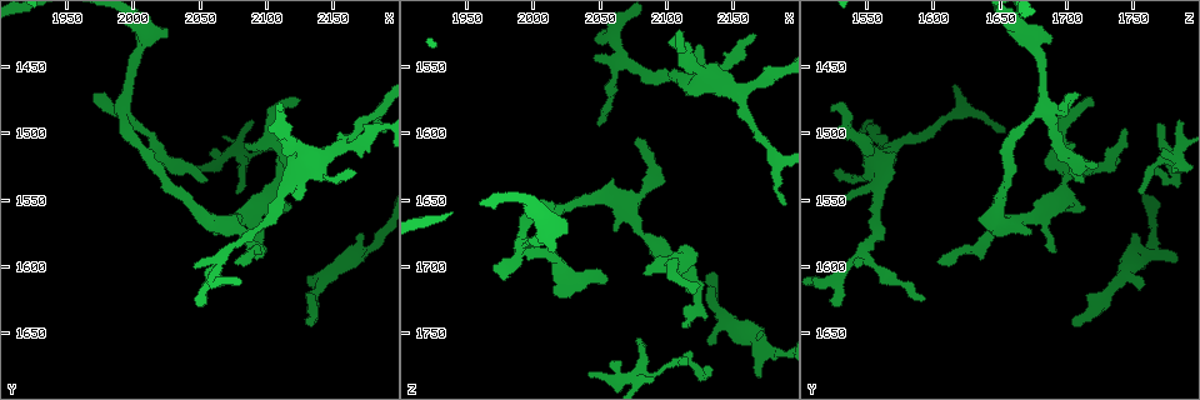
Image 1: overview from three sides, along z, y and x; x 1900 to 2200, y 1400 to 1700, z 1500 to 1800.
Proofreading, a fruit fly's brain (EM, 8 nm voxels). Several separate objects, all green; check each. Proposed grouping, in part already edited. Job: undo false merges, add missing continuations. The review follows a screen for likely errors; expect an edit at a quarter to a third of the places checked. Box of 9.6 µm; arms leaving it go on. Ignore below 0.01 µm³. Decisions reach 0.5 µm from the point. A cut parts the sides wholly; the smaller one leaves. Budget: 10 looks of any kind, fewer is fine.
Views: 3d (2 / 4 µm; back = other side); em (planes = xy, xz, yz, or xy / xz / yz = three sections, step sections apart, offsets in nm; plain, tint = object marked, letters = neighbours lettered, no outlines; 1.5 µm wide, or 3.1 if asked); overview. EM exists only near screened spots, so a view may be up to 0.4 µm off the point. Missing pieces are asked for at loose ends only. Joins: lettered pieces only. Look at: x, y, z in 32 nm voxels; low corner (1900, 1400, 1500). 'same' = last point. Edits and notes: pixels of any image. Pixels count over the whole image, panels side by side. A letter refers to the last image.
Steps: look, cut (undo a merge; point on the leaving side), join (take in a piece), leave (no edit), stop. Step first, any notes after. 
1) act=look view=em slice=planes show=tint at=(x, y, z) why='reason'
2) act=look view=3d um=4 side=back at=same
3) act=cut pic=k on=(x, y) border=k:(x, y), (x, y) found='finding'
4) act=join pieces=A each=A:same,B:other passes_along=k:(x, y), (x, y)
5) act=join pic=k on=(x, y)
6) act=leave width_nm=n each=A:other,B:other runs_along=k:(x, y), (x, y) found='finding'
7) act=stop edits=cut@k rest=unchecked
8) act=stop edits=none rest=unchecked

act=look view=em slice=planes show=letters at=(2050, 1630, 1528)

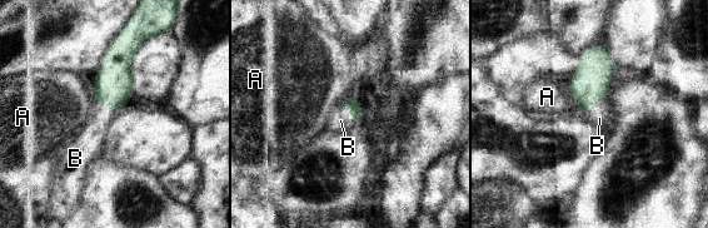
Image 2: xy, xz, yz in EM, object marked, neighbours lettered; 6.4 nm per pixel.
act=join pieces=B longest_contact=B:180nm each=A:other,B:same found='the neuron continues'

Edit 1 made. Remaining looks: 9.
act=look view=overview

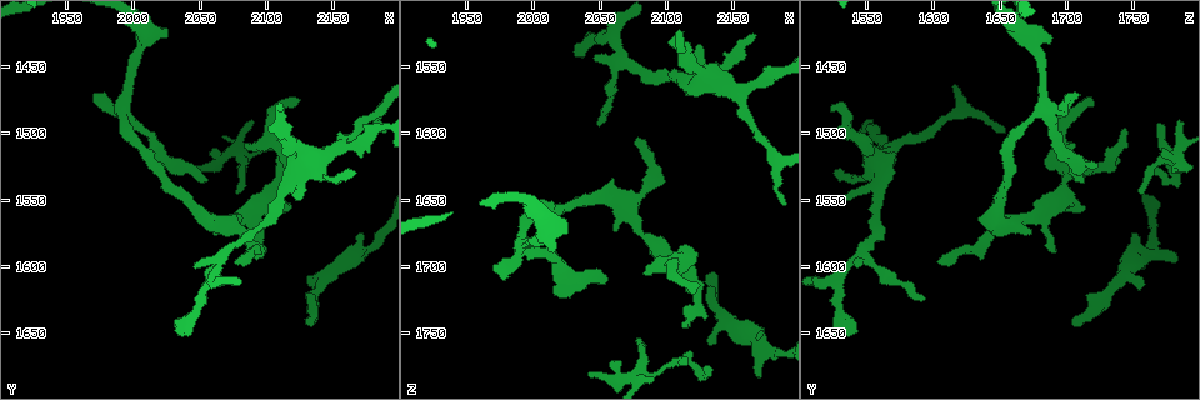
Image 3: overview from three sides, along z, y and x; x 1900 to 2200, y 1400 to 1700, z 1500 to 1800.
act=look view=3d um=2 at=(2132, 1610, 1758) why='free end'

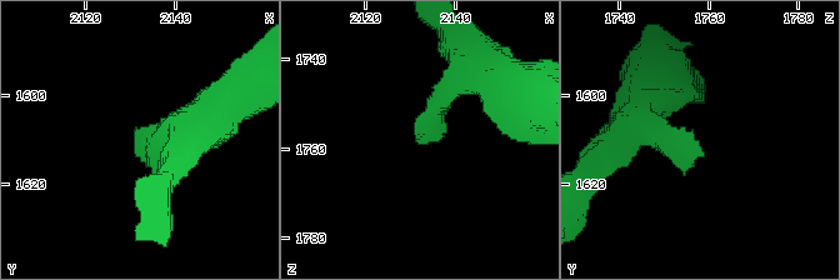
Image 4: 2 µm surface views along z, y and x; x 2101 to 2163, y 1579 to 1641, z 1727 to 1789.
act=look view=em slice=yz step=4 show=letters at=(2132, 1613, 1758)

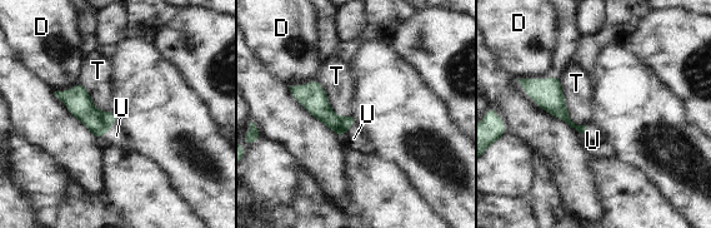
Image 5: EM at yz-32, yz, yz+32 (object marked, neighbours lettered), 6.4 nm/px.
act=look view=em slice=planes show=letters at=same why='cut it another way'

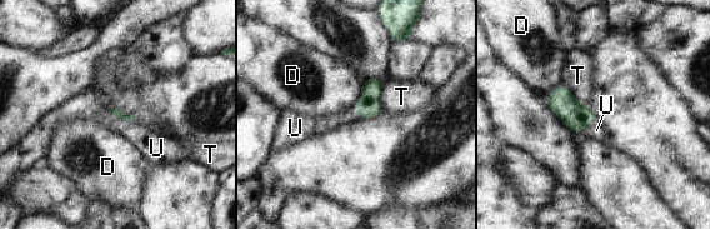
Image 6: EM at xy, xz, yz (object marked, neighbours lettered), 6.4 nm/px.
act=join pieces=U each=D:other,T:other,U:same passes_along=6:(119, 114), (121, 119), (90, 105) found='the neuron continues'

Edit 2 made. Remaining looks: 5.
act=look view=overview why='see it whole again'

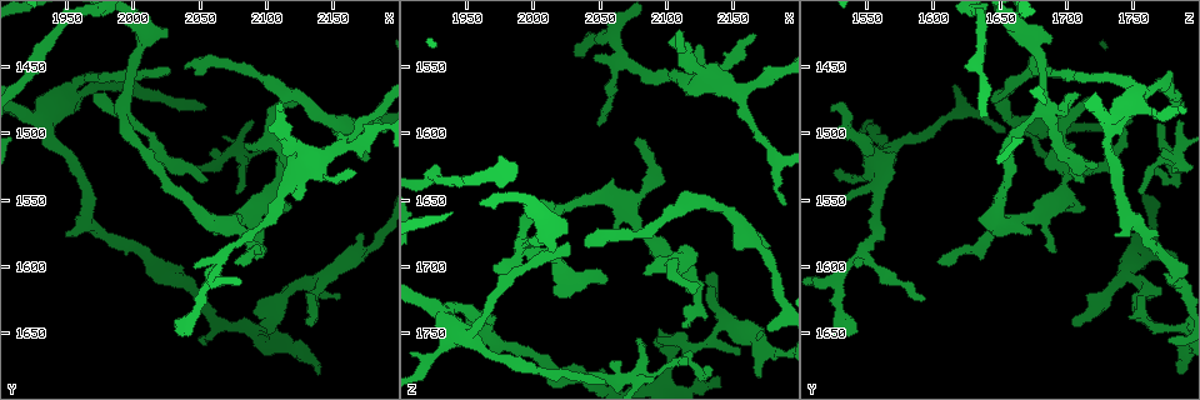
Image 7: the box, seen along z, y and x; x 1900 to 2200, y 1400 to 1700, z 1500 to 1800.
act=look view=em slice=yz step=4 show=letters at=(2086, 1510, 1706) why='free end'

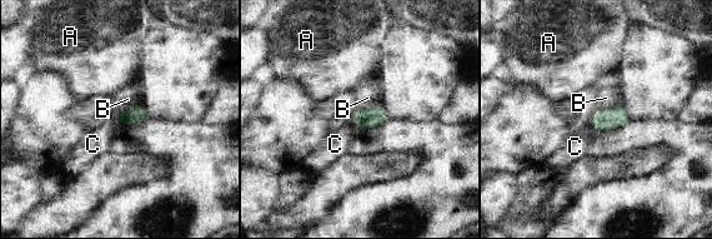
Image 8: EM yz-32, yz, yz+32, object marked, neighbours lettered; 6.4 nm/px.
act=look view=em slice=planes show=letters at=same

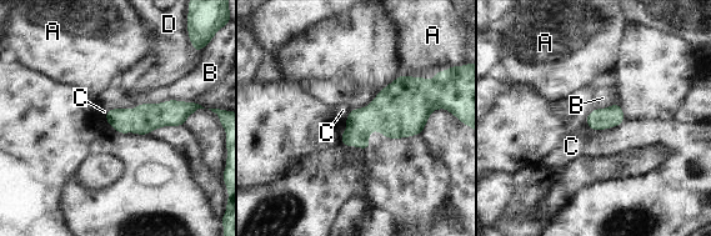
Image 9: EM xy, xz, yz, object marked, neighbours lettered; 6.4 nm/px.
act=leave longest_contact=B:380nm each=A:other,B:other,C:other,D:other border=9:(195, 100), (164, 100), (138, 105) found='no lettered piece goes on from it'

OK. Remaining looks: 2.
act=look view=em slice=xy step=8 show=letters at=(1950, 1574, 1736) why='branch stops here'

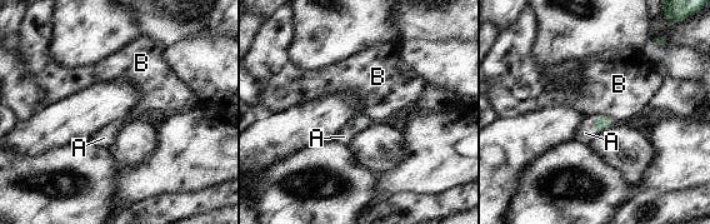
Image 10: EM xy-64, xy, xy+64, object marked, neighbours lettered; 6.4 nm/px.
act=join pieces=A longest_contact=B:150nm each=A:same,B:other passes_along=10:(601, 123), (594, 125), (585, 133) found='the neuron continues'

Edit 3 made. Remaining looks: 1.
act=stop edits=join@2,join@6,join@10 rest=unchecked

